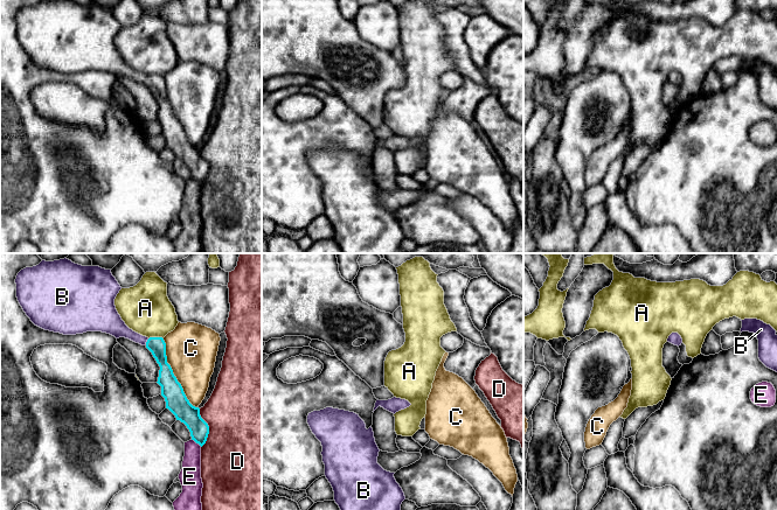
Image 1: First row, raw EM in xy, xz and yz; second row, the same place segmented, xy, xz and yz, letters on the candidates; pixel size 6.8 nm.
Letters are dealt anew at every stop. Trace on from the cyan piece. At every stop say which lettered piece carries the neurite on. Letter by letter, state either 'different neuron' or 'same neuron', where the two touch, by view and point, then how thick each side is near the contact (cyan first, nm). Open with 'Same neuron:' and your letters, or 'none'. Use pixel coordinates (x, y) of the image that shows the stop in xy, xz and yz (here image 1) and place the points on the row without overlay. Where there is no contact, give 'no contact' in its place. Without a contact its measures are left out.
Same neuron: B
A: different neuron | xy (155, 76) | 120/340 nm
B: same neuron | xy (146, 81) | 120/140 nm
C: different neuron | xy (173, 113) | 150/360 nm
D: different neuron | xy (208, 167) | 140/500 nm
E: different neuron | xy (196, 181) | 140/150 nm

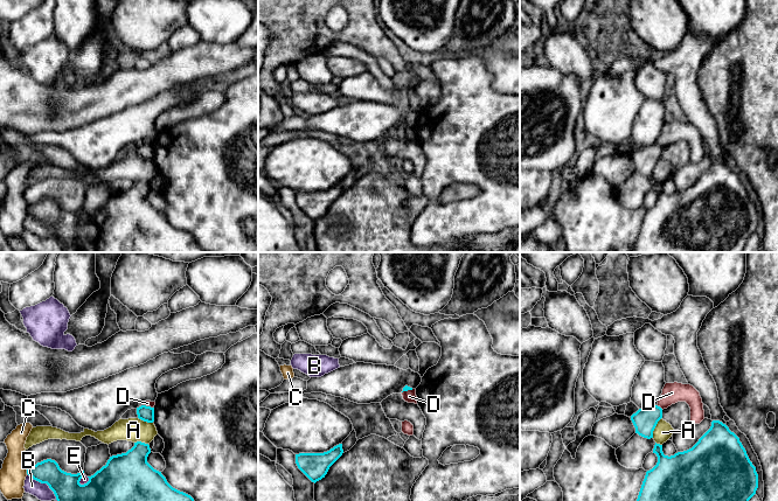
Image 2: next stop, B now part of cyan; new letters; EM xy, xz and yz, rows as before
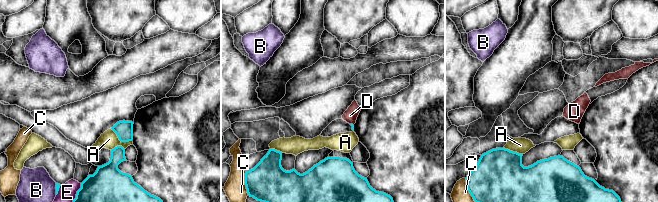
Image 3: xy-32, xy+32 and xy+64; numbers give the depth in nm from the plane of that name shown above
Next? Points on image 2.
Same neuron: none
A: different neuron | yz (654, 166) | 160/120 nm
B: different neuron | xy (44, 221) | 190/110 nm
C: different neuron | xy (27, 208) | 160/180 nm
D: different neuron | yz (659, 145) | 160/140 nm
E: different neuron | xy (70, 242) | 400/100 nm

